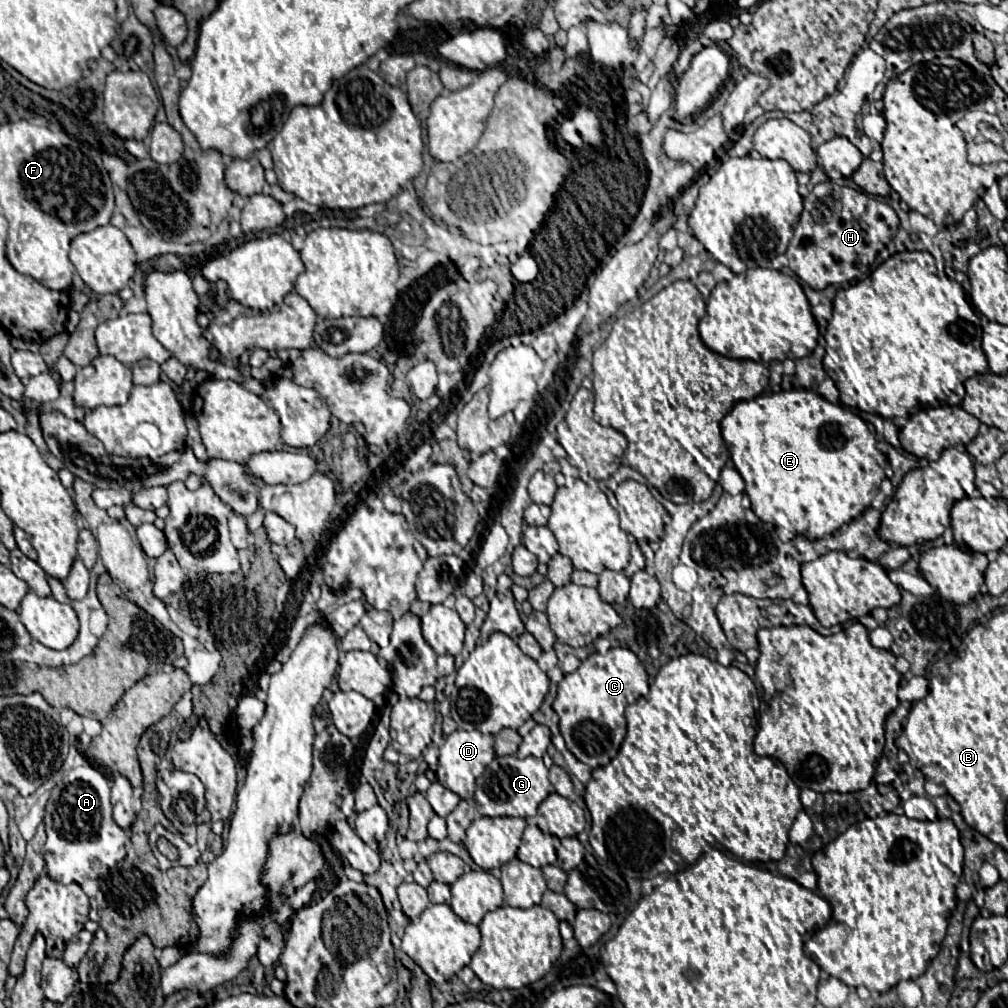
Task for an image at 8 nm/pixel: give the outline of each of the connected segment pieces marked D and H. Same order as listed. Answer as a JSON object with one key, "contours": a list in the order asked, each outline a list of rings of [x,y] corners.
{"contours":[[[[456,729],[452,735],[446,737],[444,745],[440,747],[438,755],[438,769],[436,777],[438,783],[442,783],[446,789],[456,793],[464,801],[474,801],[474,791],[476,791],[476,779],[482,775],[494,759],[494,737],[484,735],[480,731],[462,731]]],[[[832,181],[818,183],[804,197],[804,211],[800,215],[800,221],[794,227],[794,237],[786,249],[786,257],[790,261],[790,271],[796,273],[804,283],[808,283],[816,291],[822,291],[828,285],[848,285],[848,283],[860,281],[870,275],[878,253],[882,249],[886,249],[888,243],[896,237],[898,227],[900,227],[900,219],[890,205],[886,205],[862,191],[856,191],[850,187],[840,187]]]]}

